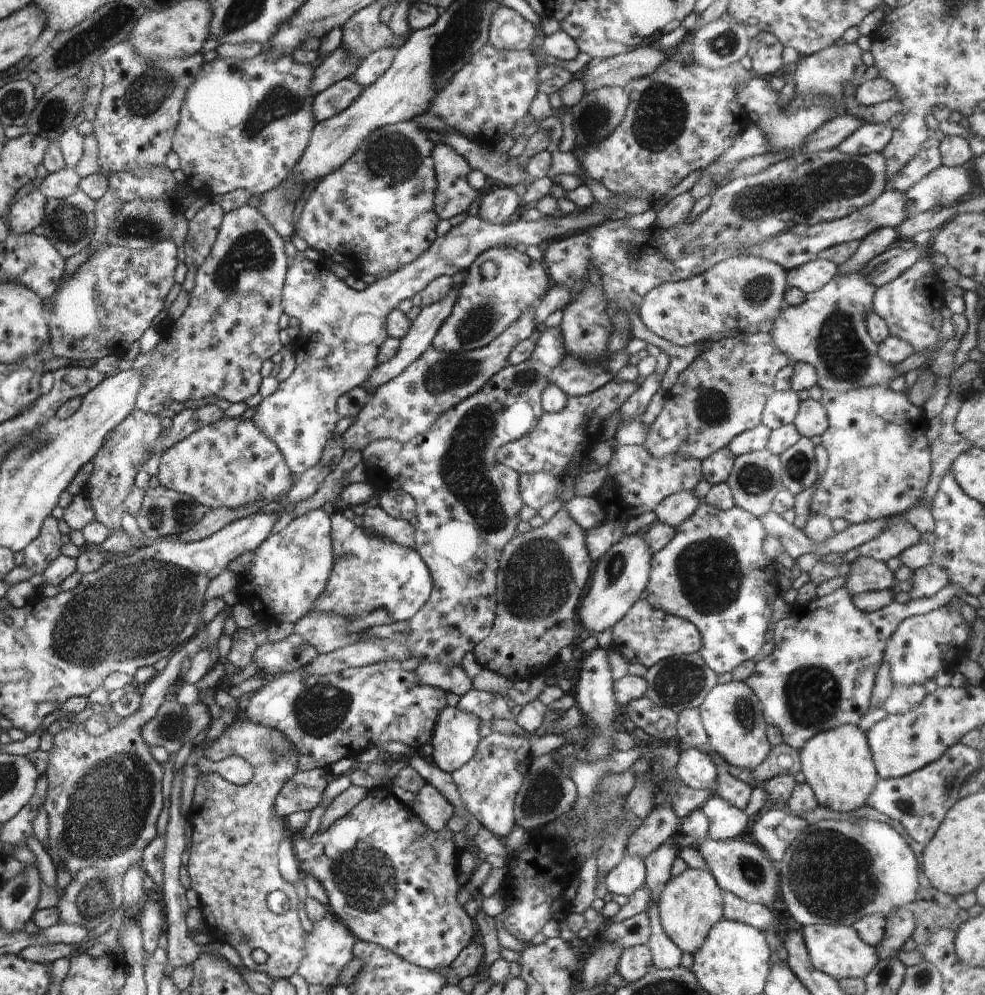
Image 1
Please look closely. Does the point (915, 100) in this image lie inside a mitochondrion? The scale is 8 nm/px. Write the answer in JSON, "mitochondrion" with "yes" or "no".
{"mitochondrion":"no"}

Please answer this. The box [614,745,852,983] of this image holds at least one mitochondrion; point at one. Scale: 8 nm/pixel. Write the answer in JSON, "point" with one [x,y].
{"point":[752,872]}

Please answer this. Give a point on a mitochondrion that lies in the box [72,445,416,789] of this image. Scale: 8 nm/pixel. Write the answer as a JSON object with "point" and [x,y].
{"point":[321,708]}

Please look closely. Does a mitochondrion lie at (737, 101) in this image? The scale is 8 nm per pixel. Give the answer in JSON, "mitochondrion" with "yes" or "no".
{"mitochondrion":"no"}

